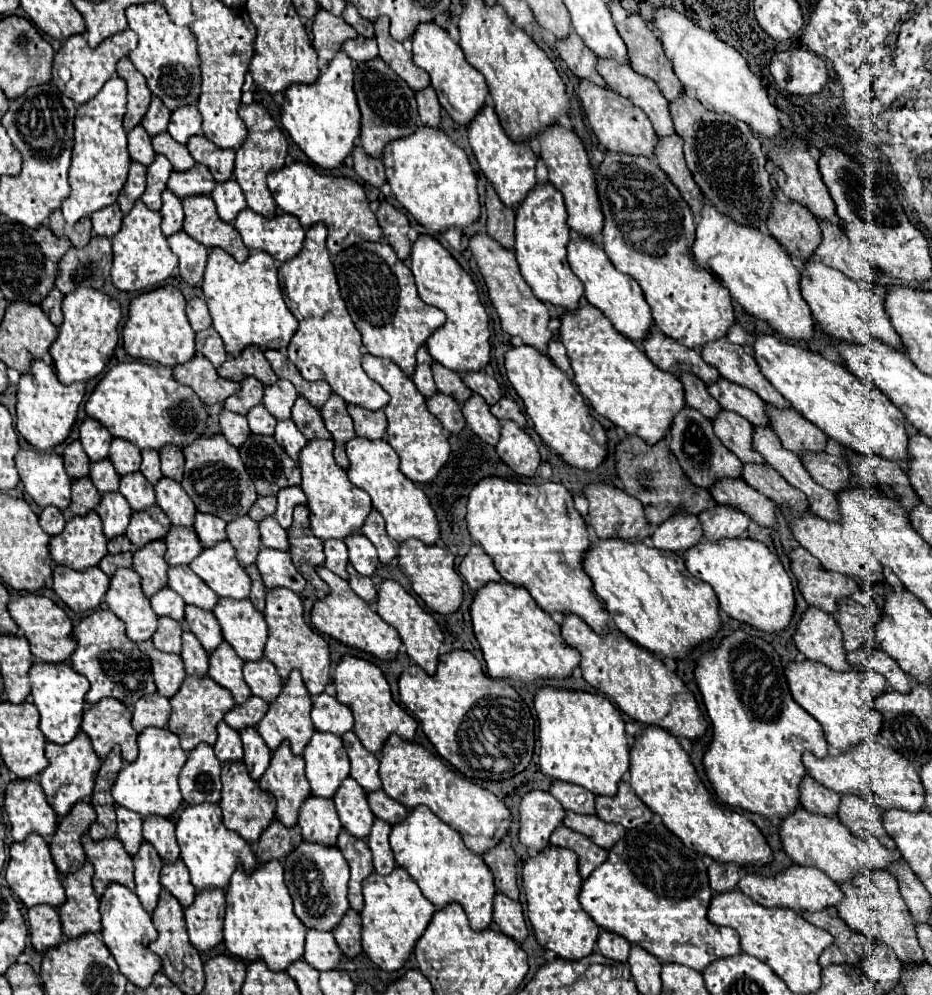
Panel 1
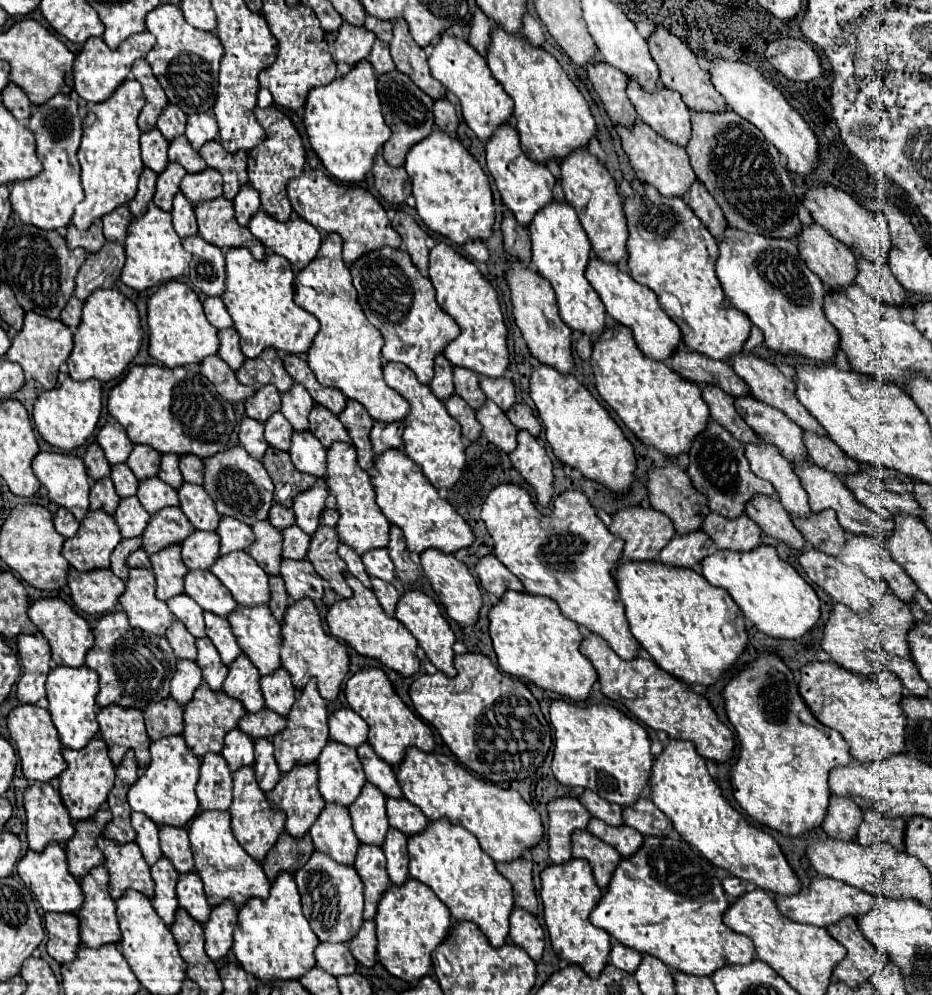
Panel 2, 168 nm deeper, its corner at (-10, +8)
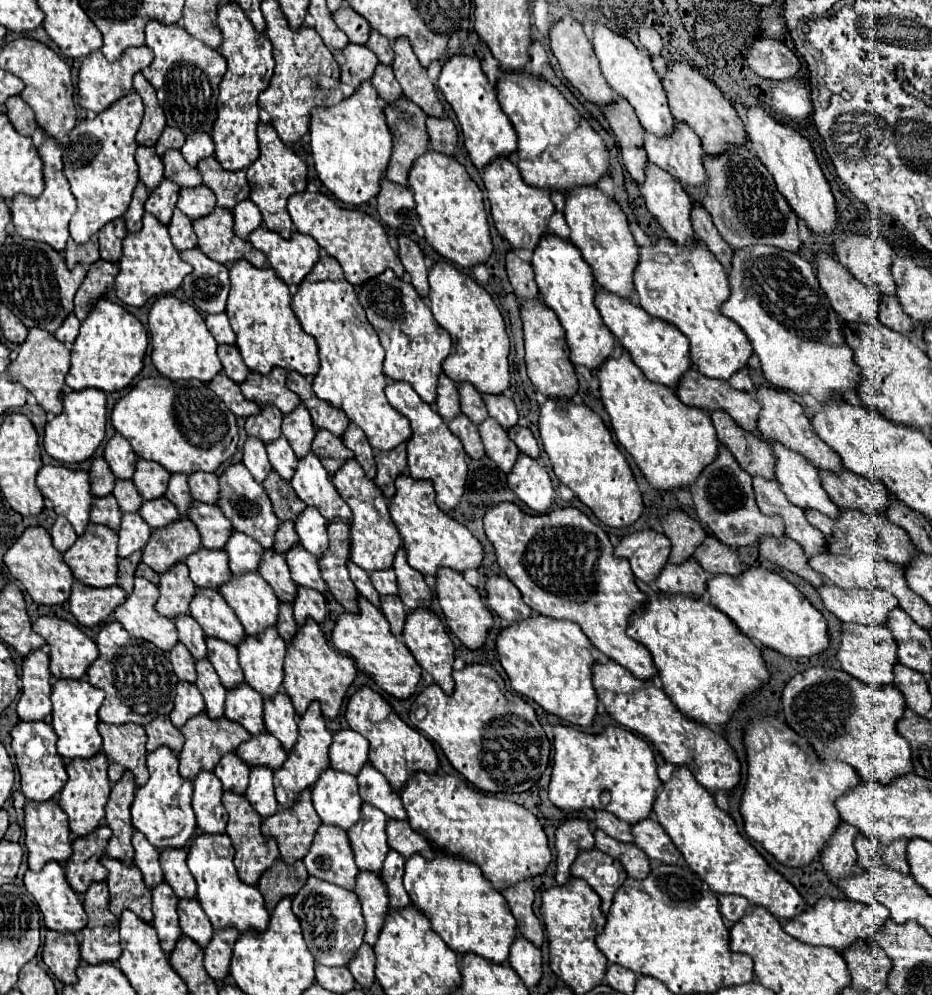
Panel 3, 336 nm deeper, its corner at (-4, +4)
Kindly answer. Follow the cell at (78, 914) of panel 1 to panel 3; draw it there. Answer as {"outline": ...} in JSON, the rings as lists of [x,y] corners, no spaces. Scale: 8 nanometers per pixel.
{"outline":[[[91,884],[83,898],[83,906],[89,916],[89,922],[81,930],[81,958],[87,964],[115,962],[121,954],[119,918],[109,912],[107,884]]]}

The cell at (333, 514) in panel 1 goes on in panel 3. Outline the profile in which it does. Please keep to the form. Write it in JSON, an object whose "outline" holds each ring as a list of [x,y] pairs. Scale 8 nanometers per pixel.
{"outline":[[[347,460],[343,468],[333,476],[333,486],[343,496],[343,500],[349,504],[353,512],[351,522],[351,562],[361,566],[367,572],[373,570],[385,570],[393,566],[393,558],[397,550],[403,546],[403,540],[399,538],[399,530],[395,530],[395,524],[391,522],[391,514],[387,514],[387,498],[383,492],[375,486],[373,480],[369,480],[359,466],[359,462]]]}

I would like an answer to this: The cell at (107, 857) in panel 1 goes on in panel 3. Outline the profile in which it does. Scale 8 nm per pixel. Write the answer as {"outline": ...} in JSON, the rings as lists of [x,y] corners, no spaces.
{"outline":[[[101,858],[101,864],[109,870],[109,876],[107,876],[107,886],[111,894],[109,910],[115,916],[121,916],[123,910],[131,910],[141,920],[151,922],[153,920],[151,892],[147,890],[139,868],[125,866],[123,862],[111,860],[111,858]]]}

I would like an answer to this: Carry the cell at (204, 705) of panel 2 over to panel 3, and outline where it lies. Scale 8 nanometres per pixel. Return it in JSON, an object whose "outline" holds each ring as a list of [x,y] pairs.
{"outline":[[[205,712],[191,718],[185,726],[183,726],[183,736],[185,736],[185,746],[179,754],[181,766],[179,766],[179,774],[187,780],[195,780],[197,774],[201,770],[209,770],[213,772],[213,768],[217,766],[219,758],[223,758],[223,754],[235,752],[237,746],[241,742],[247,742],[251,738],[251,734],[247,734],[247,730],[243,730],[243,726],[239,726],[237,722],[229,722],[227,718],[219,718],[219,720],[211,720]]]}

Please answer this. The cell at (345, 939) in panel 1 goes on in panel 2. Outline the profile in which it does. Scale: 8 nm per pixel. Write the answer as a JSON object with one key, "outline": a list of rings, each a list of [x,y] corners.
{"outline":[[[363,920],[361,930],[349,940],[349,950],[357,962],[361,962],[363,966],[373,966],[375,964],[375,948],[377,948],[375,922]]]}

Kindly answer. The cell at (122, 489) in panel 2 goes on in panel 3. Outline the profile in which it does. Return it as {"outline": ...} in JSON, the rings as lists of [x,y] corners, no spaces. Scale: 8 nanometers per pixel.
{"outline":[[[117,480],[113,496],[117,498],[119,506],[123,512],[137,512],[139,506],[143,504],[143,498],[135,490],[135,484],[131,480]]]}

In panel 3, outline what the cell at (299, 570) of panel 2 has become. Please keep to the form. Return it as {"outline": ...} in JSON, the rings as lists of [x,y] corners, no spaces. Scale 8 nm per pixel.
{"outline":[[[299,586],[299,590],[297,590],[297,598],[293,602],[293,608],[295,608],[295,622],[299,626],[303,626],[309,618],[315,620],[317,624],[323,624],[325,614],[327,614],[323,594],[303,588],[303,586]]]}

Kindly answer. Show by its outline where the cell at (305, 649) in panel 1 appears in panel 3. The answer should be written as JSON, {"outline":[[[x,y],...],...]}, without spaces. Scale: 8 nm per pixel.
{"outline":[[[307,620],[307,624],[303,628],[299,628],[297,636],[289,644],[287,656],[285,656],[283,686],[285,686],[285,692],[297,710],[297,716],[303,716],[307,712],[307,706],[317,700],[321,704],[321,712],[327,718],[335,720],[341,712],[343,700],[345,700],[347,690],[353,684],[355,676],[357,676],[355,660],[351,660],[349,656],[345,656],[341,652],[335,652],[327,644],[319,624],[315,624],[313,620]]]}

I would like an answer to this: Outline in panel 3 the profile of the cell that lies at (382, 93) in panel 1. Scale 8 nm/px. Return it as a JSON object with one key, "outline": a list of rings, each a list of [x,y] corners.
{"outline":[[[409,98],[385,106],[387,124],[393,134],[393,156],[389,162],[387,178],[395,184],[407,186],[409,170],[415,158],[429,150],[429,136],[425,130],[425,112]]]}

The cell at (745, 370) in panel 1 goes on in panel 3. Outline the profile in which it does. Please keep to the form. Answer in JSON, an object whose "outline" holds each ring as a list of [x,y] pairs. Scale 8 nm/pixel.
{"outline":[[[757,388],[755,398],[761,404],[759,426],[757,426],[761,438],[765,438],[767,442],[779,442],[779,444],[795,450],[797,454],[803,454],[819,470],[827,470],[833,474],[839,474],[843,470],[839,454],[835,454],[829,446],[825,446],[825,442],[815,434],[815,428],[811,426],[809,418],[805,416],[805,410],[801,408],[801,404],[797,404],[787,392],[777,390],[777,388]]]}

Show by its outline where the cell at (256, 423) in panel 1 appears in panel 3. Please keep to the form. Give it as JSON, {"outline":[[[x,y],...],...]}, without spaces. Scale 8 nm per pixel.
{"outline":[[[279,438],[271,444],[267,444],[267,454],[269,454],[269,462],[273,466],[273,470],[287,482],[291,482],[293,474],[295,474],[295,466],[297,466],[297,458],[291,450],[291,446],[287,444],[287,438]]]}

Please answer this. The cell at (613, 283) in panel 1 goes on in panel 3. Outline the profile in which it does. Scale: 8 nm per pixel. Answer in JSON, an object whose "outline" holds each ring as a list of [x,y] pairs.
{"outline":[[[603,288],[597,290],[595,304],[601,312],[603,324],[611,328],[611,334],[615,336],[617,344],[629,352],[631,360],[641,368],[645,378],[663,384],[667,388],[677,388],[683,374],[691,368],[691,352],[689,352],[687,338],[679,334],[675,326],[663,324],[663,320],[649,316],[643,308],[637,308],[631,300],[609,294]]]}

